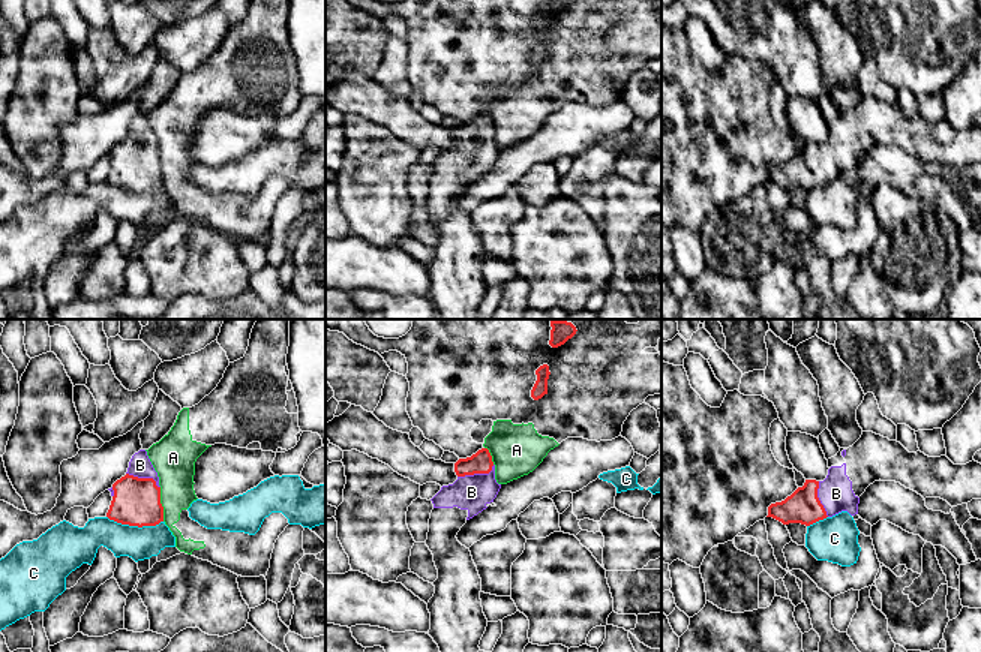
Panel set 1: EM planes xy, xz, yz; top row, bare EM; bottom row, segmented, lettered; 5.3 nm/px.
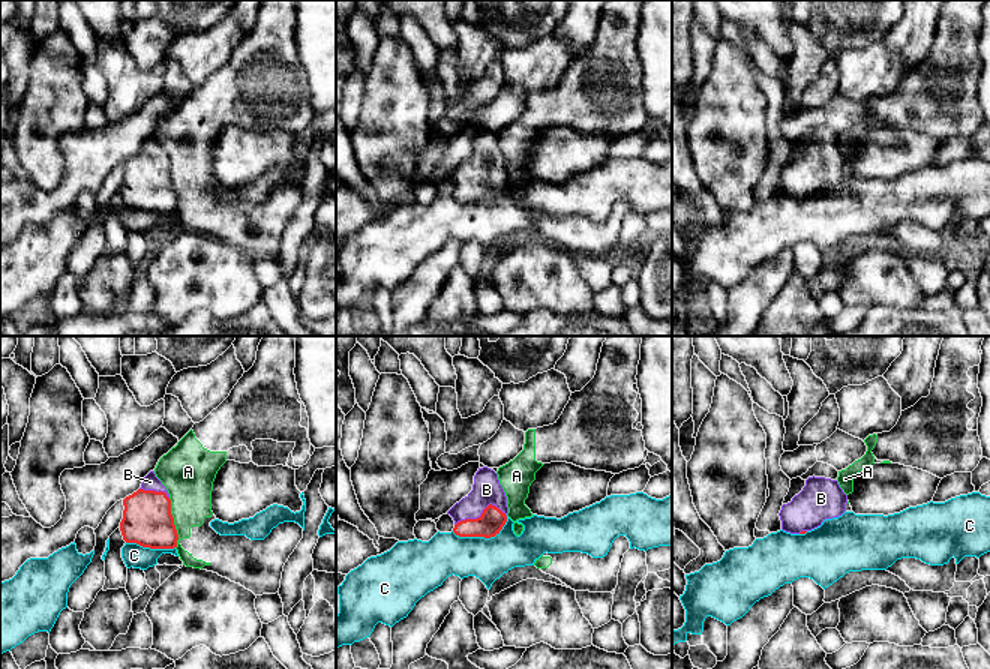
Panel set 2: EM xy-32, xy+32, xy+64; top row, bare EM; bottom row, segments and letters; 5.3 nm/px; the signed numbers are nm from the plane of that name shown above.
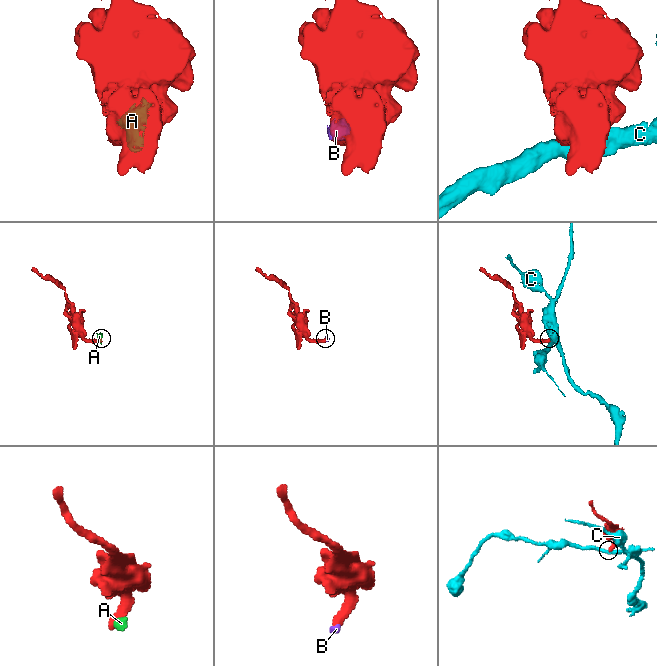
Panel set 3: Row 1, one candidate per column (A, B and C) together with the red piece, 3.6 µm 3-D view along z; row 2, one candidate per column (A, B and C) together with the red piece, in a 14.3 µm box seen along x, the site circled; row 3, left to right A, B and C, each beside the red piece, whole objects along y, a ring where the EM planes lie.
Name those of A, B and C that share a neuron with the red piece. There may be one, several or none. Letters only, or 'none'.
B

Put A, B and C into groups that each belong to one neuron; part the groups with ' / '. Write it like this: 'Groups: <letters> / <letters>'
Groups: A / B / C

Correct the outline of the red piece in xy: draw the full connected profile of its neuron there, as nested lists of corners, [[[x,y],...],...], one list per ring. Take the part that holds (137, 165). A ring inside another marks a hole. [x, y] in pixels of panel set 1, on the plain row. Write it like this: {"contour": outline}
{"contour": [[[146,114],[132,120],[126,139],[108,154],[112,160],[110,184],[138,192],[164,186],[159,141]]]}

